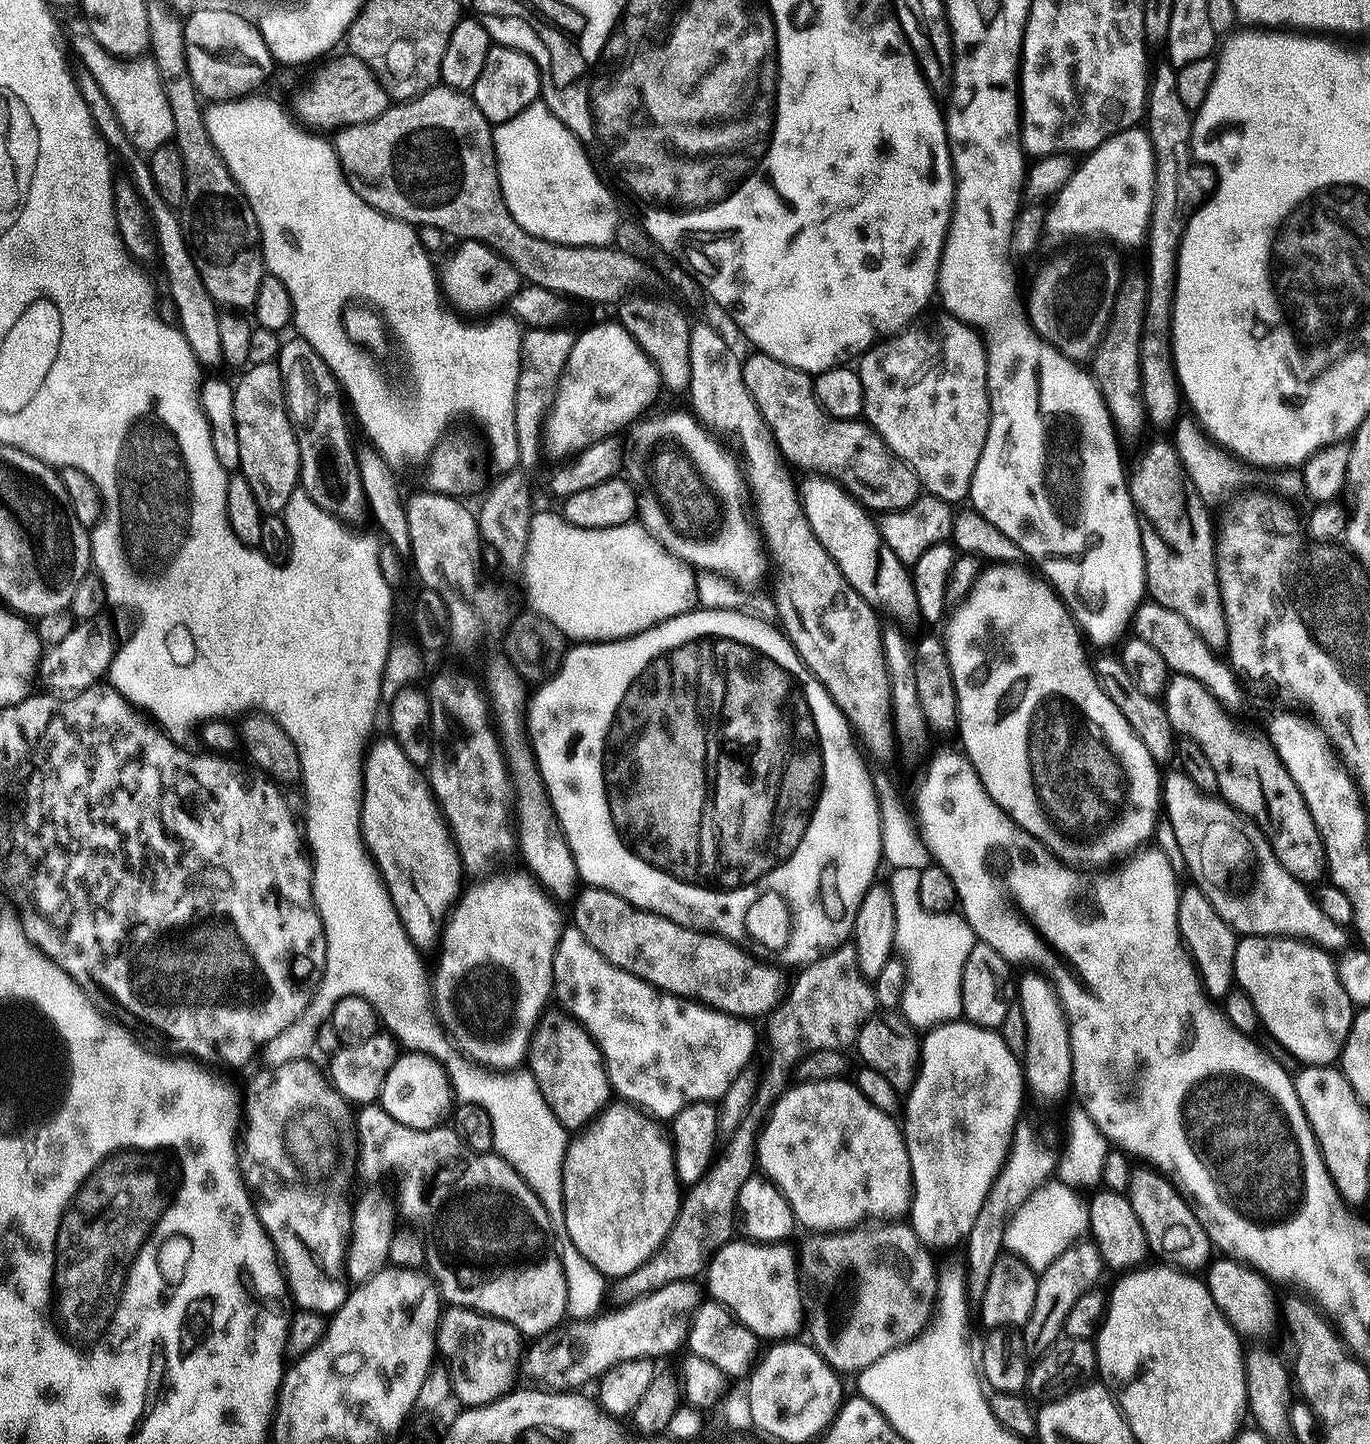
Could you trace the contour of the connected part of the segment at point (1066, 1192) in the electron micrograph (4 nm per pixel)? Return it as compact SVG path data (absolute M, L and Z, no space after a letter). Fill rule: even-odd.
M1054 1184L1042 1192L1042 1200L1036 1204L1024 1205L1017 1208L1010 1217L1004 1234L1005 1249L1034 1272L1044 1271L1055 1263L1083 1233L1089 1229L1088 1205L1070 1187L1064 1184ZM1068 1216L1068 1220L1064 1220Z

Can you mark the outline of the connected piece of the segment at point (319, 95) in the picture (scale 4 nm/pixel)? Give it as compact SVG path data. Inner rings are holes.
M351 54L338 57L326 76L316 79L311 88L296 102L296 110L301 116L299 119L316 130L374 120L389 109L389 106L390 97L387 88L365 63Z

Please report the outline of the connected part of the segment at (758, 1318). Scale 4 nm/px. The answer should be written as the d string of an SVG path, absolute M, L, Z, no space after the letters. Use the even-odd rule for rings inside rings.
M740 1244L729 1251L723 1251L720 1254L716 1254L713 1262L705 1269L704 1278L706 1278L709 1297L722 1305L725 1309L728 1309L735 1316L735 1319L747 1326L748 1329L754 1326L756 1330L753 1334L755 1334L757 1339L768 1342L780 1342L791 1339L795 1335L790 1331L790 1328L793 1328L796 1332L801 1329L804 1322L804 1315L803 1311L794 1310L794 1308L784 1308L782 1304L776 1304L776 1302L770 1298L770 1288L768 1288L770 1274L780 1274L782 1262L760 1264L760 1259L763 1258L764 1254L766 1255L764 1244L759 1244L758 1246L744 1246Z

